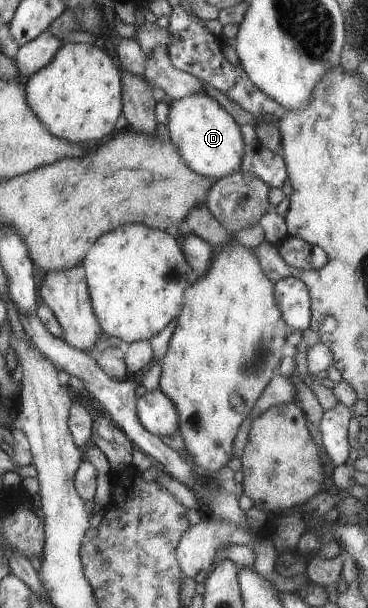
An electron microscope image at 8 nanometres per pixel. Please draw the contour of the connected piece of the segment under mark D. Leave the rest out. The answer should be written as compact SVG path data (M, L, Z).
M200 92L175 100L166 124L172 145L195 174L219 180L239 170L244 157L244 138L235 119L217 101Z

